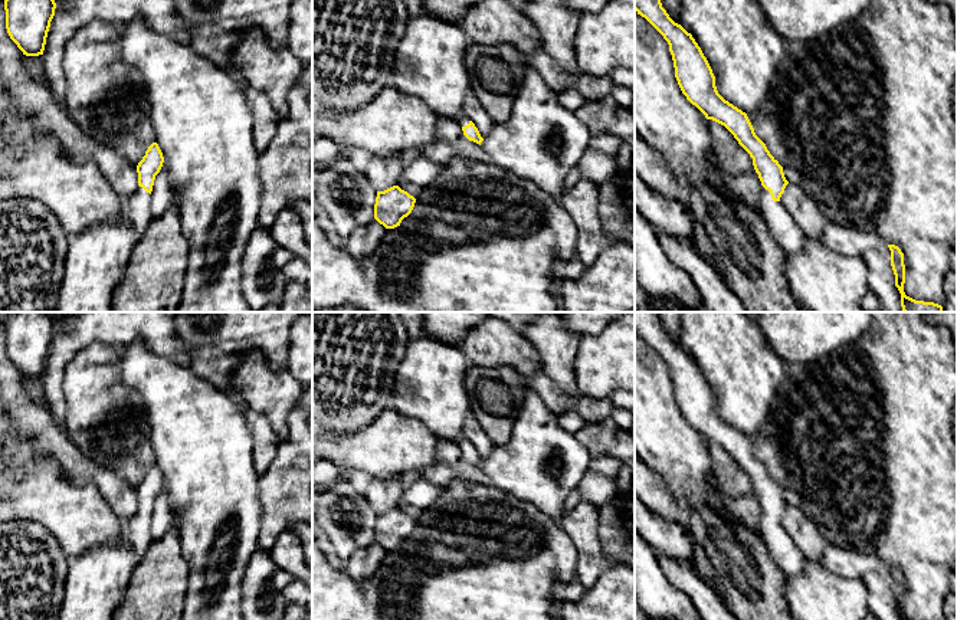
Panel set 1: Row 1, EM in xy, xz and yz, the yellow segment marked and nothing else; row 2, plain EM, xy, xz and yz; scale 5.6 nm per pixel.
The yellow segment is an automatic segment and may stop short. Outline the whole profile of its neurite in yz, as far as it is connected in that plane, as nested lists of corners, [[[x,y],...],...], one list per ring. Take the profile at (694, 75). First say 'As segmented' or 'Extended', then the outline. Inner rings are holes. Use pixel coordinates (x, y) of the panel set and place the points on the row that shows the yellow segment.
Extended. [[[635,0],[635,10],[668,42],[675,78],[686,99],[707,119],[724,125],[753,158],[754,170],[763,186],[758,211],[773,237],[786,253],[800,252],[806,236],[780,203],[789,181],[783,167],[756,135],[747,114],[718,94],[715,76],[701,47],[691,33],[669,17],[661,0]]]

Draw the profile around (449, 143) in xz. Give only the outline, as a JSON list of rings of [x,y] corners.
[[[439,117],[436,122],[436,138],[432,144],[419,150],[419,154],[439,165],[445,165],[456,157],[471,161],[494,164],[488,152],[476,142],[469,141],[456,118]]]

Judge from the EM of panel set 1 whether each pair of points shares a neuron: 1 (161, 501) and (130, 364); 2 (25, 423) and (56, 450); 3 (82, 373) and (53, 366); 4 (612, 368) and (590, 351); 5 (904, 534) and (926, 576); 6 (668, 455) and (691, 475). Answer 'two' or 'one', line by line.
1: two
2: one
3: two
4: one
5: one
6: one

